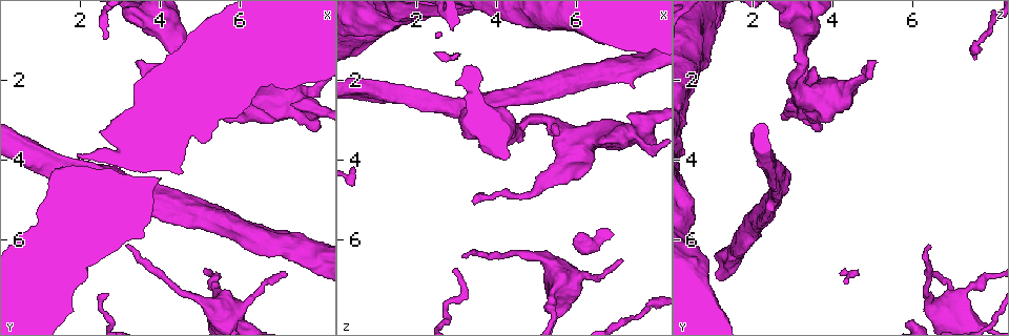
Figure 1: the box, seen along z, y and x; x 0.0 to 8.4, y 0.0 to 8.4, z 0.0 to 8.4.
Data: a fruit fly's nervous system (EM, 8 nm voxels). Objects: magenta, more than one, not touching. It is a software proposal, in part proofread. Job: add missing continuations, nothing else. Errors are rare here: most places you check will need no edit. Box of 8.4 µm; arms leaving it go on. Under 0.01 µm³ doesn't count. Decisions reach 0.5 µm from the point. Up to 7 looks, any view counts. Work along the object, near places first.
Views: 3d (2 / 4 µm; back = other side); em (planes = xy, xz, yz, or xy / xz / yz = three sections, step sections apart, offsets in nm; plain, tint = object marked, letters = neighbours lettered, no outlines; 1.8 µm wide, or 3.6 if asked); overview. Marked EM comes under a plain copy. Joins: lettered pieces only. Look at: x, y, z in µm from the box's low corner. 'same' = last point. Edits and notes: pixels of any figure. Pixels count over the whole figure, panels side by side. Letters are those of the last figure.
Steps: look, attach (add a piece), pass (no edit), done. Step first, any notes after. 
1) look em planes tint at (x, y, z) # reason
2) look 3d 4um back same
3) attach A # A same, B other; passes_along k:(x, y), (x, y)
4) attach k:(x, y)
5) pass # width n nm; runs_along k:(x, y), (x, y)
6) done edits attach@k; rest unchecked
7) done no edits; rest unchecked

look em xz step 16 tint at (3.40, 1.60, 5.05) # tapers out

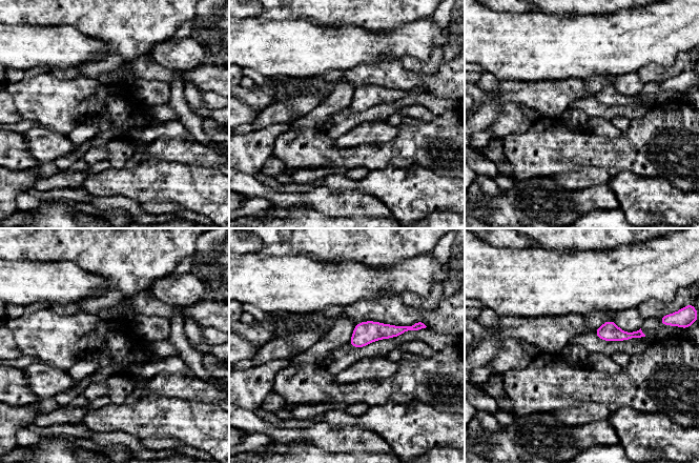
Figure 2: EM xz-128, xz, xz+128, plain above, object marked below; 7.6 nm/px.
look em planes letters same

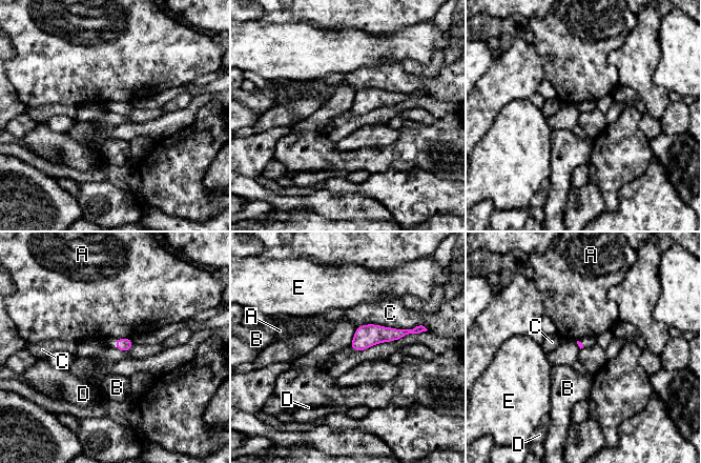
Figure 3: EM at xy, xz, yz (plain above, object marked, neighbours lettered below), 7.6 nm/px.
pass # A other, B other, C other, D other, E other; border 3:(117, 337), (129, 338); none of them fits

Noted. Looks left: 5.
look 3d 4um at (7.95, 3.20, 3.70) # an open end

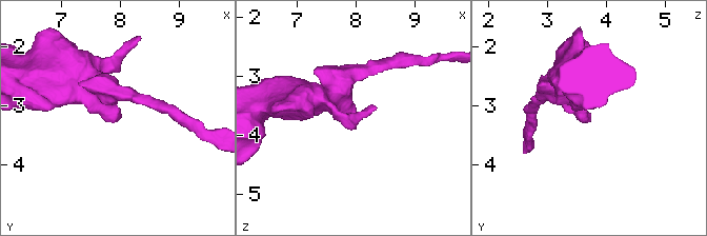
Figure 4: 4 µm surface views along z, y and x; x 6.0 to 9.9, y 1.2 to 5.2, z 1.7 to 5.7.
look em yz step 4 letters at (7.90, 3.25, 3.70) # now the EM

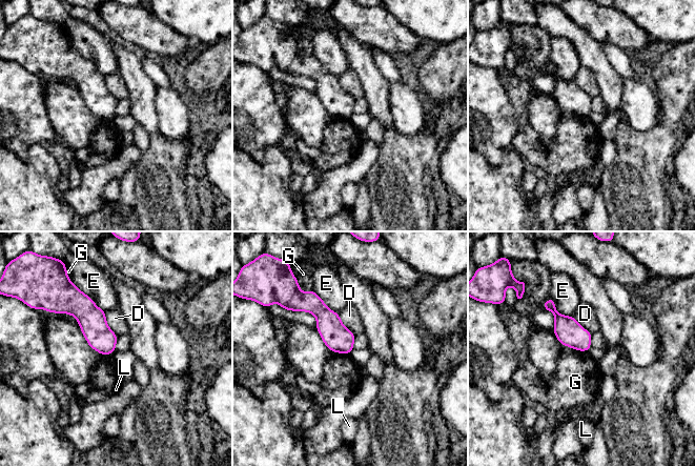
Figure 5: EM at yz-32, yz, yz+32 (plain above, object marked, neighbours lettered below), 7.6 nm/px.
pass # longest_contact G 240 nm; D other, E other, G other, L other; none of them fits

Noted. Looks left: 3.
look em planes letters at (3.10, 6.20, 6.35) # thin end

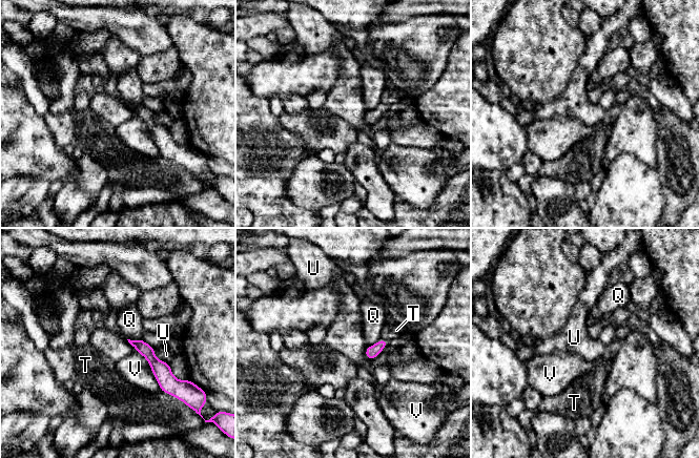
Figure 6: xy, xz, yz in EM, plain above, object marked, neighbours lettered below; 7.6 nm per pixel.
pass # Q other, T other, U other, V other; none of them fits

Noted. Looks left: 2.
done no edits; rest unchecked

